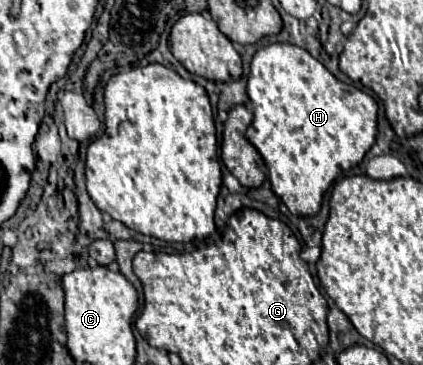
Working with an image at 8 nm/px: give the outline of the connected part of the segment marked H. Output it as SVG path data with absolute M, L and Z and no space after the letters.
M270 44L260 48L252 58L248 78L248 96L254 110L254 120L246 130L246 138L256 146L268 166L272 192L282 198L288 210L296 216L316 216L324 192L346 170L362 162L378 134L376 100L352 84L334 78L316 58L294 44Z

